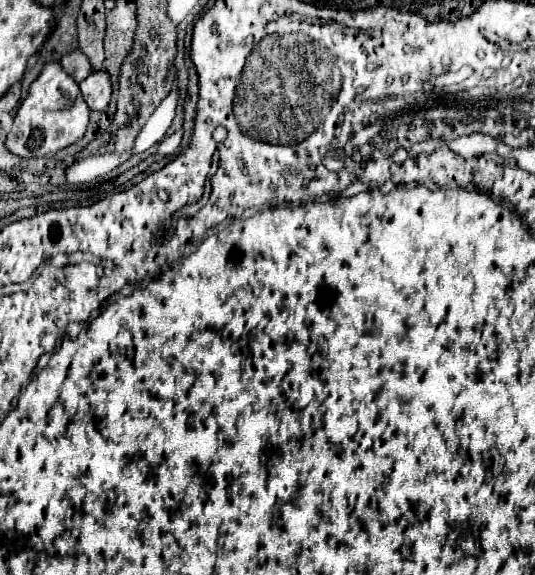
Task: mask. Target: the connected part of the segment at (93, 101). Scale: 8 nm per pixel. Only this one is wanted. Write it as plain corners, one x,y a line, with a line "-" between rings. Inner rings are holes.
104,70
92,72
86,80
80,82
80,90
90,110
96,110
96,112
108,110
108,104
112,100
112,80
108,72

